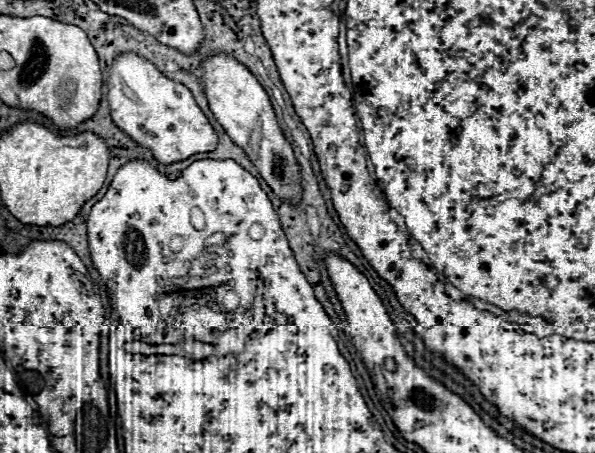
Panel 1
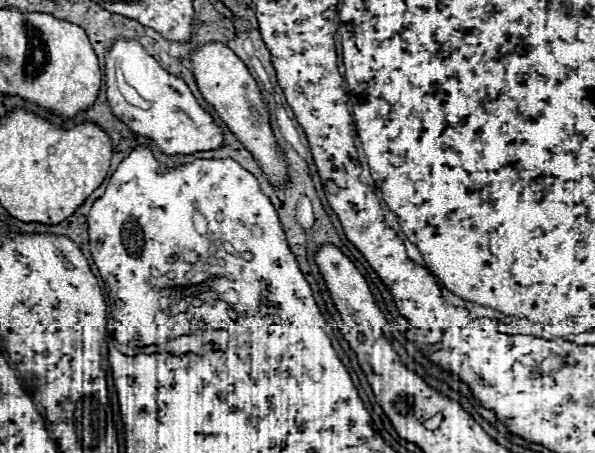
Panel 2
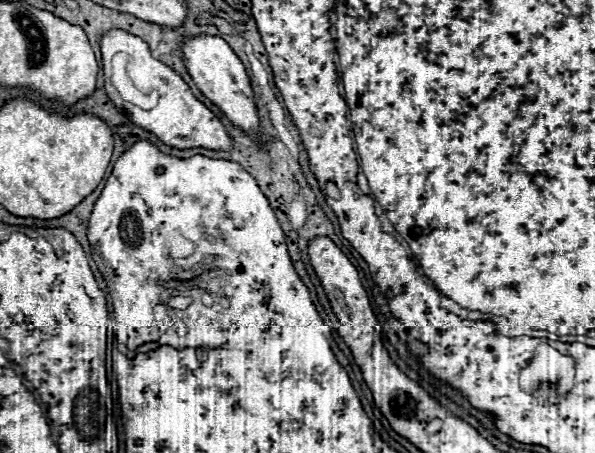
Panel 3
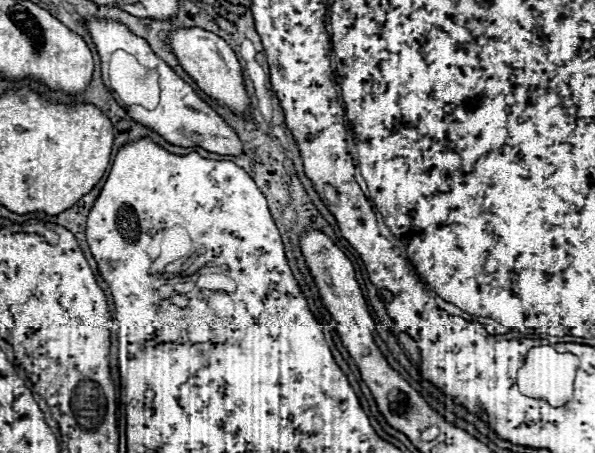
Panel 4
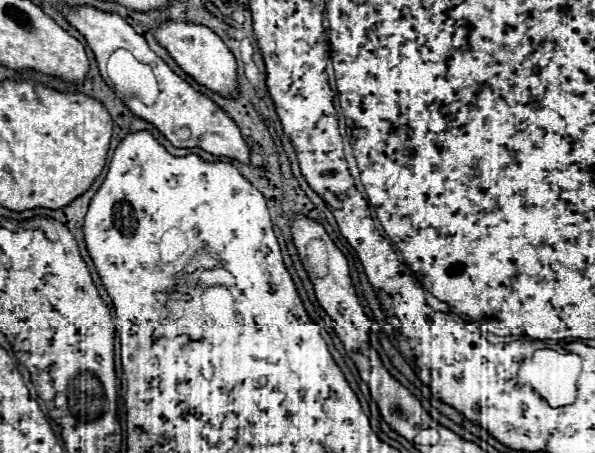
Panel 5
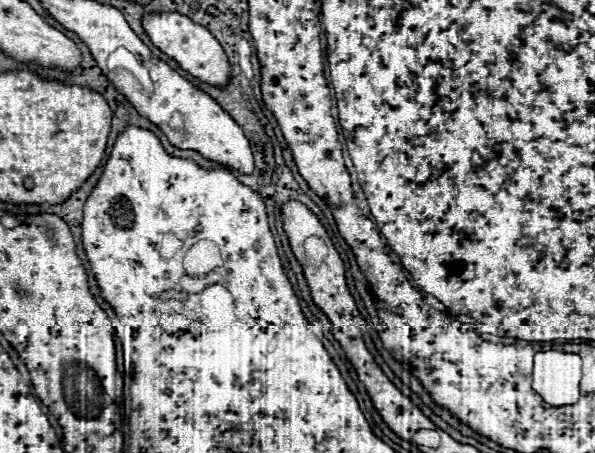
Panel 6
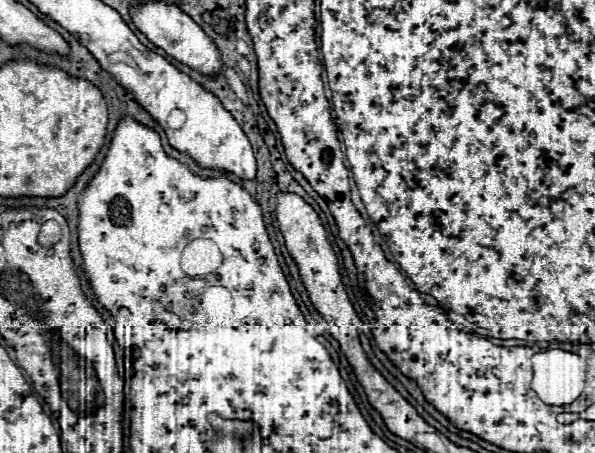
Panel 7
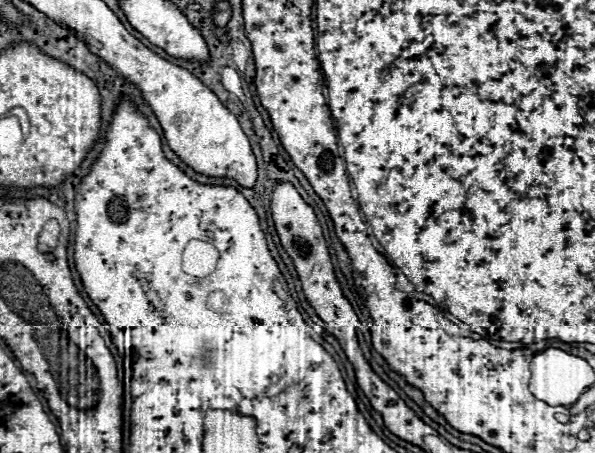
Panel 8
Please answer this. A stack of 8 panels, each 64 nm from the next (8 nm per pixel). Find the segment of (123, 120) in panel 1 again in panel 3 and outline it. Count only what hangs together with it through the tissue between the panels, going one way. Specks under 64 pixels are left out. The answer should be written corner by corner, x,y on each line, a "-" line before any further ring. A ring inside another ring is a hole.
110,30
102,36
100,40
100,50
102,50
102,68
104,68
104,86
106,86
106,94
110,96
110,100
116,104
116,108
120,108
120,112
124,112
128,116
128,120
132,124
136,124
138,128
144,128
146,132
154,134
160,142
164,142
166,146
178,148
178,150
192,150
192,148
206,148
206,150
230,150
232,148
232,140
226,134
226,128
222,126
222,122
192,94
192,90
188,88
188,84
174,72
170,70
166,64
162,64
160,60
156,60
148,48
148,44
144,40
140,40
138,36
132,36
124,30
-
124,52
128,54
128,66
132,68
132,80
136,82
136,88
144,88
144,94
160,94
160,102
156,108
152,110
140,110
132,104
126,104
118,90
112,86
110,76
112,76
112,56

